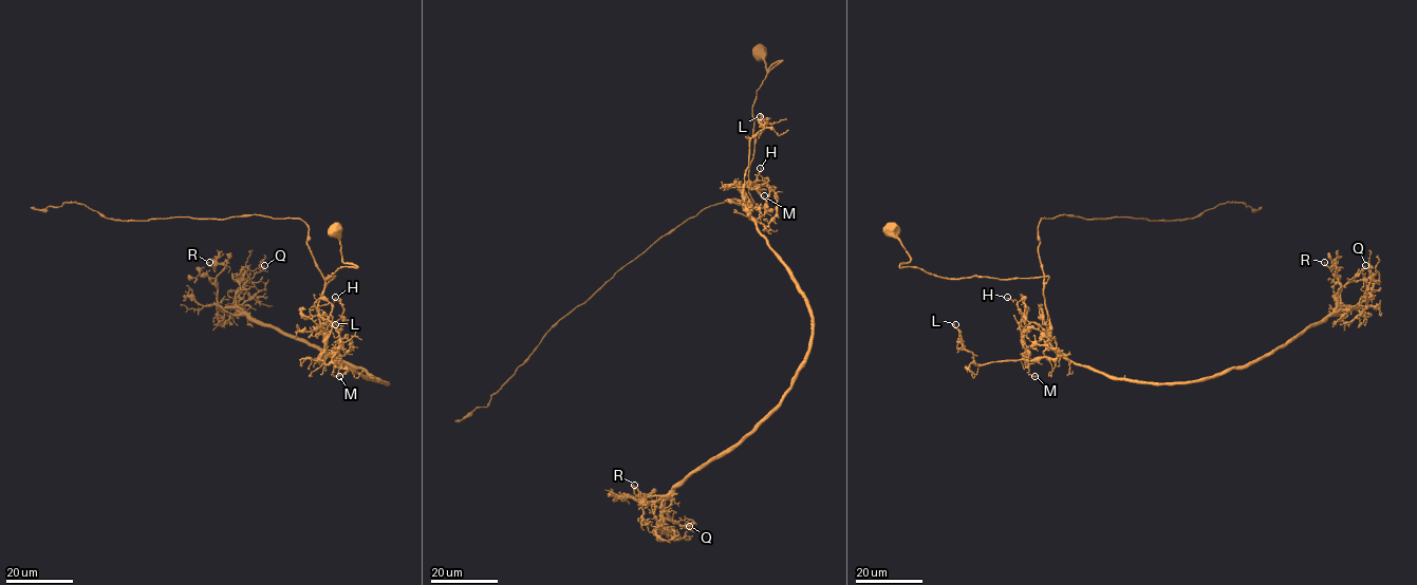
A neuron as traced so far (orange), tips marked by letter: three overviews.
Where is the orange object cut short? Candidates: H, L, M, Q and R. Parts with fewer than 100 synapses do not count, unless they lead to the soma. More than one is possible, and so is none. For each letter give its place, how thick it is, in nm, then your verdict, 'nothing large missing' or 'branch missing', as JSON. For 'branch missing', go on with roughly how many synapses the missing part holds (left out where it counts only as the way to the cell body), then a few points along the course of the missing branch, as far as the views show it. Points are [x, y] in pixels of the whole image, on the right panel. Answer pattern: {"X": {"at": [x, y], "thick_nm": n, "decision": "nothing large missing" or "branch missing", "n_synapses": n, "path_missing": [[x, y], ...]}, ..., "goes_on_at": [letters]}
{"H": {"at": [1007, 297], "thick_nm": 160, "decision": "nothing large missing"}, "L": {"at": [955, 324], "thick_nm": 180, "decision": "nothing large missing"}, "M": {"at": [1035, 376], "thick_nm": 130, "decision": "nothing large missing"}, "Q": {"at": [1365, 265], "thick_nm": 240, "decision": "nothing large missing"}, "R": {"at": [1324, 262], "thick_nm": 190, "decision": "nothing large missing"}, "goes_on_at": []}

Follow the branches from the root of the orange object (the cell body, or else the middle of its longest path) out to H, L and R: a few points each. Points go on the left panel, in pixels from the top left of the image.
H: (334, 231), (342, 260), (356, 267), (323, 278), (335, 276), (318, 306), (328, 352), (345, 322), (335, 297)
L: (334, 231), (342, 260), (356, 267), (323, 278), (335, 276), (318, 306), (324, 364), (340, 345), (335, 324)
R: (334, 231), (356, 267), (323, 278), (325, 350), (387, 383), (227, 312), (224, 266), (209, 262)

